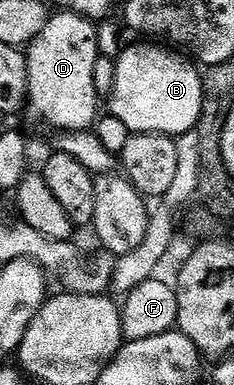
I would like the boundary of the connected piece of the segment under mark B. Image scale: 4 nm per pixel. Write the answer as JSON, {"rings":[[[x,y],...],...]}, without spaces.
{"rings":[[[139,42],[123,47],[121,55],[115,59],[117,68],[116,84],[108,99],[109,115],[123,120],[131,133],[167,134],[173,138],[193,133],[198,126],[203,110],[203,86],[201,71],[187,56],[171,47],[155,42]]]}

